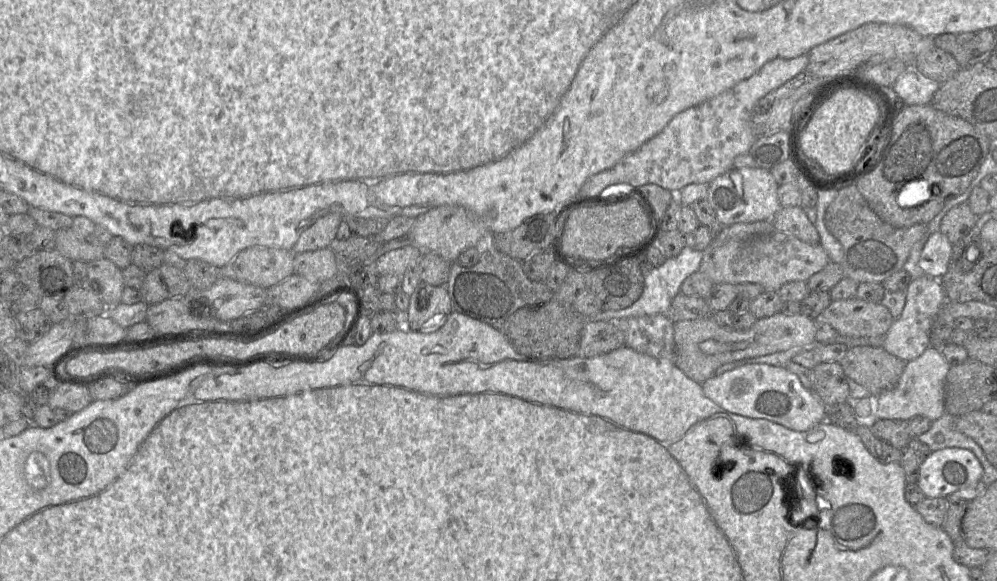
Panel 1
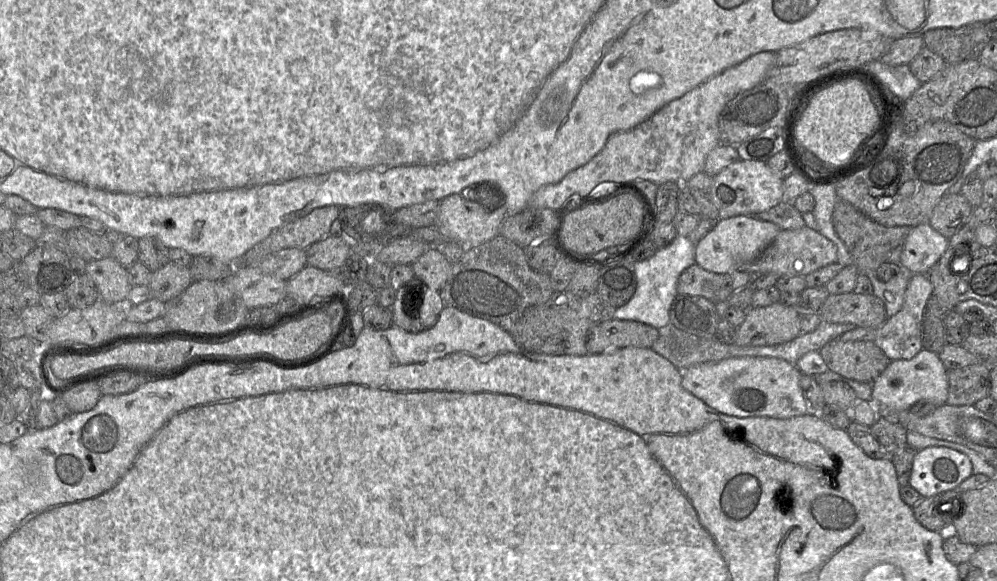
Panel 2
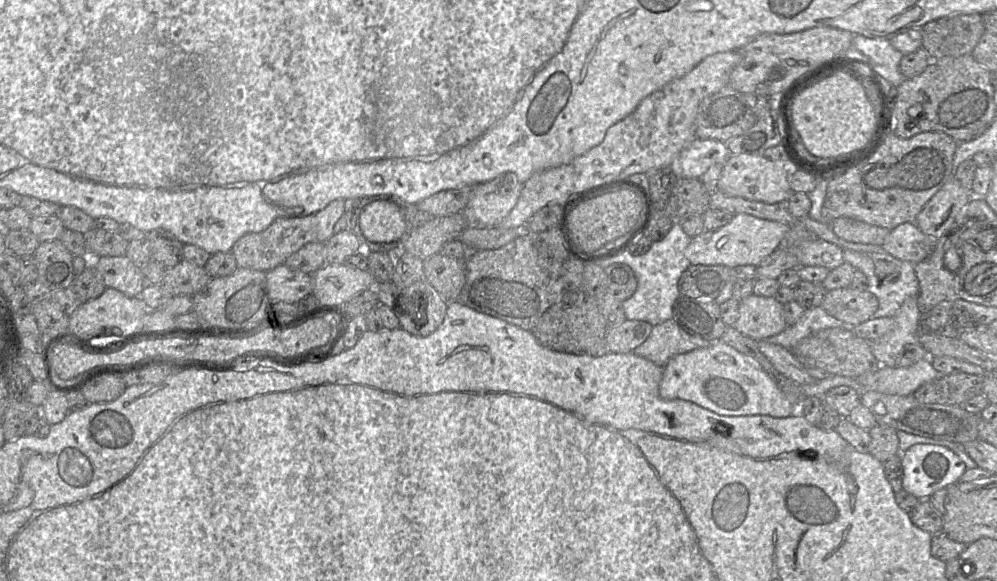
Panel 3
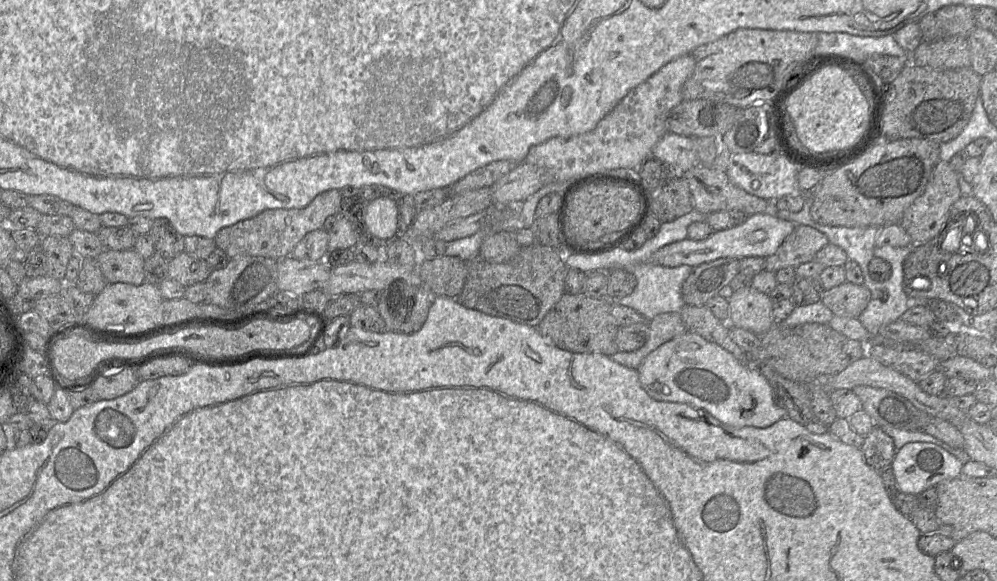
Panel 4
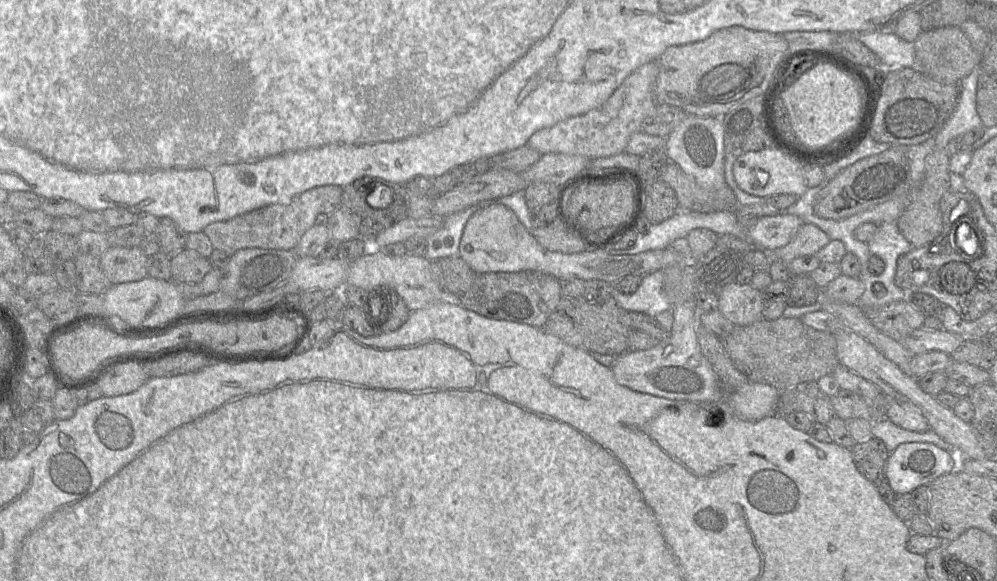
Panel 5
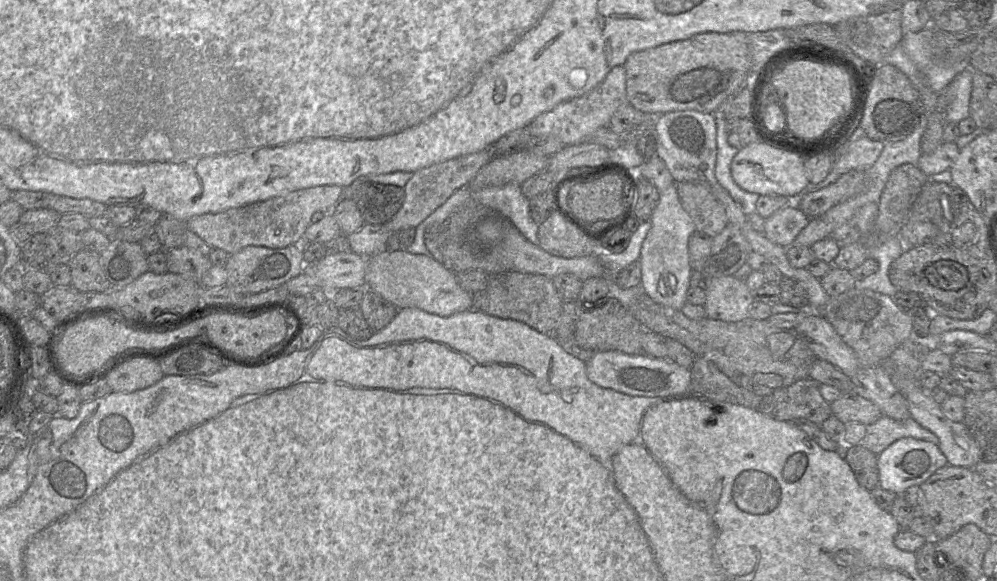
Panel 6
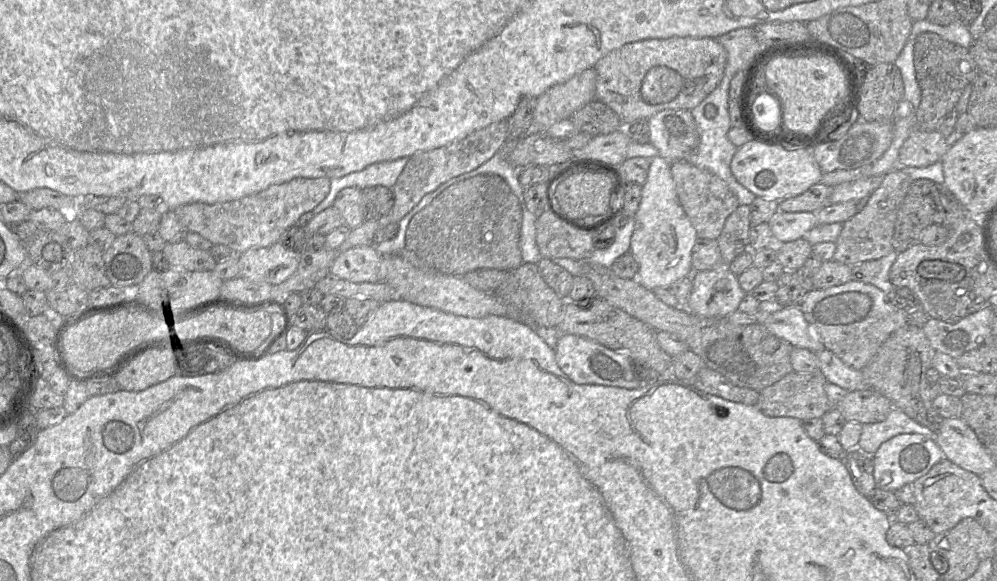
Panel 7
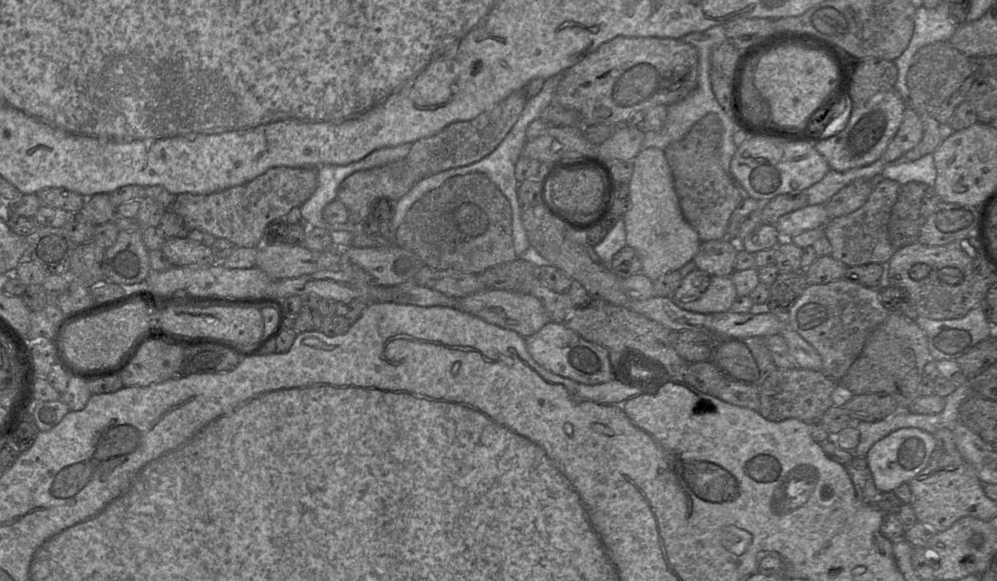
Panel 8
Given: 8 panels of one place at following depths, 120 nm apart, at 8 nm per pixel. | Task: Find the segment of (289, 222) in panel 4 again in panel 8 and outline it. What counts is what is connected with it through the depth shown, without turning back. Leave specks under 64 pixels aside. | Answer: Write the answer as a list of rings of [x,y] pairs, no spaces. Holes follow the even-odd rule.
[[[274,167],[255,179],[226,190],[207,195],[181,193],[173,196],[170,210],[180,215],[188,228],[207,232],[215,238],[227,239],[235,247],[259,247],[263,244],[263,234],[266,227],[273,221],[283,219],[291,209],[300,208],[317,188],[316,168]]]

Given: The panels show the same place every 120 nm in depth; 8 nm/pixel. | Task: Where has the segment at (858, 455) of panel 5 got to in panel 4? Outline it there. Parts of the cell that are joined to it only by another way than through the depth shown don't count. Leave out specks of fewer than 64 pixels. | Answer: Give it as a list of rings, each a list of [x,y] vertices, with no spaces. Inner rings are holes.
[[[874,427],[864,437],[860,450],[866,464],[880,473],[891,468],[891,463],[896,454],[892,438],[878,427]]]

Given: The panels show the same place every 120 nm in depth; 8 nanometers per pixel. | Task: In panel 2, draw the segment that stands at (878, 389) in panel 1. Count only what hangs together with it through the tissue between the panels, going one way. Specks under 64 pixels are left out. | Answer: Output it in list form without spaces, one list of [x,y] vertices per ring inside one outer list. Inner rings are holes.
[[[834,339],[819,353],[828,370],[847,379],[872,384],[890,364],[890,360],[873,341]]]

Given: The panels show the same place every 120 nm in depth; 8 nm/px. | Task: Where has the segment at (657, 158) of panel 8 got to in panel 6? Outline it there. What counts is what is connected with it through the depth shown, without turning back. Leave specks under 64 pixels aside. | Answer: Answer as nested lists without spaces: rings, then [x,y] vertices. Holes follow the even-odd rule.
[[[676,185],[660,191],[660,198],[650,218],[651,229],[643,241],[640,258],[641,283],[644,293],[654,302],[681,311],[687,302],[686,294],[690,287],[690,266],[688,242],[694,234],[695,226],[683,209]]]

